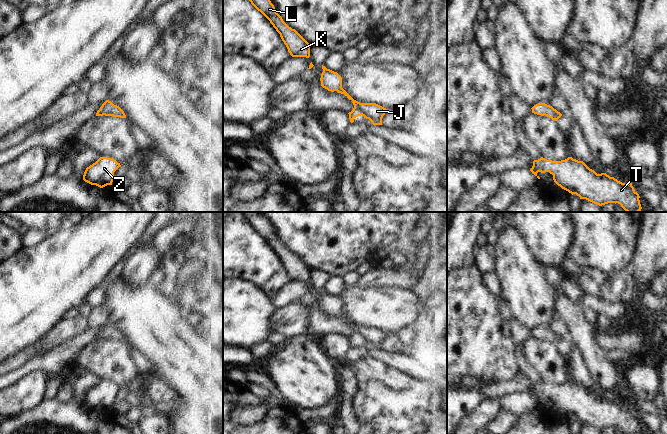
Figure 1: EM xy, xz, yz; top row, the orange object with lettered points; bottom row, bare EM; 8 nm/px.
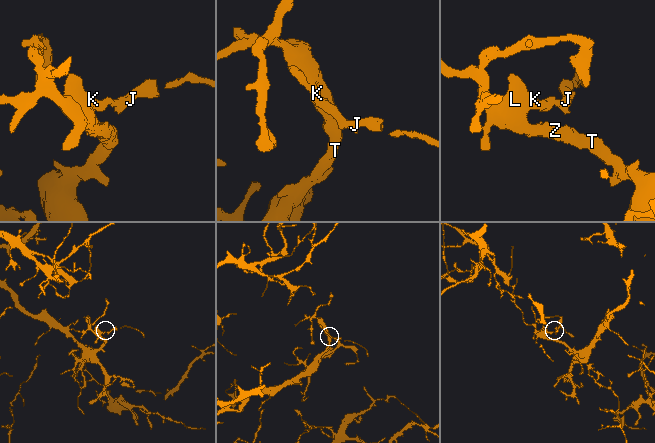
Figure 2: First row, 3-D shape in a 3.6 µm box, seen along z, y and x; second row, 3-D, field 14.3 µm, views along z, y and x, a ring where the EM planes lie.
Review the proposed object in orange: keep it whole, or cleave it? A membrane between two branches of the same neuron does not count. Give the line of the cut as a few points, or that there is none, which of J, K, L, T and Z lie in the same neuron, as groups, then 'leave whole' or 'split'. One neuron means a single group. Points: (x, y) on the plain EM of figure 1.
no cut; J K L T Z; leave whole

